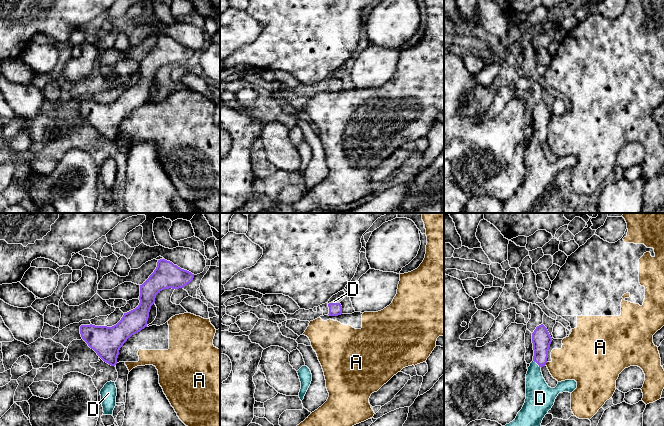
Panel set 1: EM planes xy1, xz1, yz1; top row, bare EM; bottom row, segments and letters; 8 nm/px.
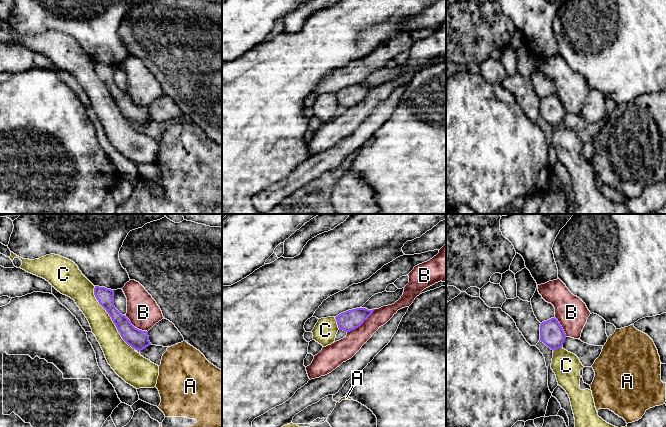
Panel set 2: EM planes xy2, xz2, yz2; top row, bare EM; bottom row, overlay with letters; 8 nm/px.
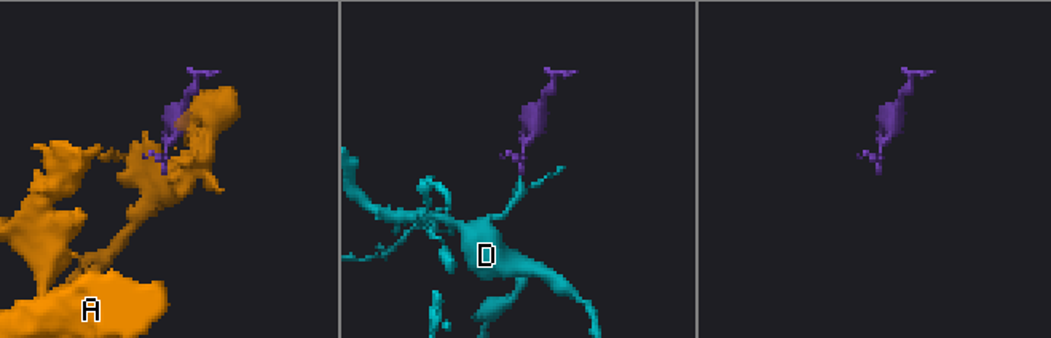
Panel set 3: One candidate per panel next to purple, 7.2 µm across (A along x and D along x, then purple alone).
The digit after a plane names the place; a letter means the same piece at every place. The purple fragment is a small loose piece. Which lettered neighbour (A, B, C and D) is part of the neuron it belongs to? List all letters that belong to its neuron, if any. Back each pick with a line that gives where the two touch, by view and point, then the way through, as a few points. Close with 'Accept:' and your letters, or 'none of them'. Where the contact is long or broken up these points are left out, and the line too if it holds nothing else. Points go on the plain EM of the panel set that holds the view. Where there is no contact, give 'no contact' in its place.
D: yz1 (537, 139) | across yz1 (541, 115), (540, 135), (537, 139), (536, 164), (538, 170)
Accept: D

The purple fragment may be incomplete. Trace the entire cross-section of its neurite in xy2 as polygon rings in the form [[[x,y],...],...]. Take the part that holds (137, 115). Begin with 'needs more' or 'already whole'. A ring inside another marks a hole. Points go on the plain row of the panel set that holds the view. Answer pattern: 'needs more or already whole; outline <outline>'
already whole; outline [[[95,62],[94,71],[115,100],[122,115],[133,125],[141,127],[151,121],[147,107],[135,104],[130,96],[114,82],[114,66]]]

